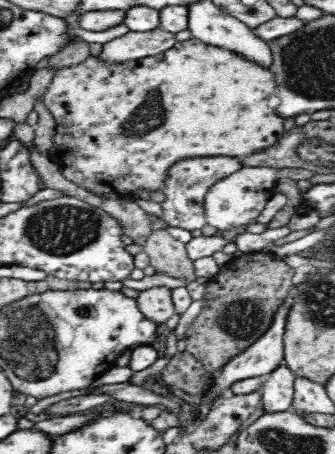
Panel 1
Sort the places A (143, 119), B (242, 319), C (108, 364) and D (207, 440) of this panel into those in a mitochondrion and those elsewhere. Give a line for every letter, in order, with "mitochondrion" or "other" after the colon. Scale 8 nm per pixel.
A: mitochondrion
B: mitochondrion
C: other
D: other

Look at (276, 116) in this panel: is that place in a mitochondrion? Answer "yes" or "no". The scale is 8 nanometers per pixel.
no

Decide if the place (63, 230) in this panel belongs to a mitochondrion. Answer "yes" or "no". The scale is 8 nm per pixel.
yes

